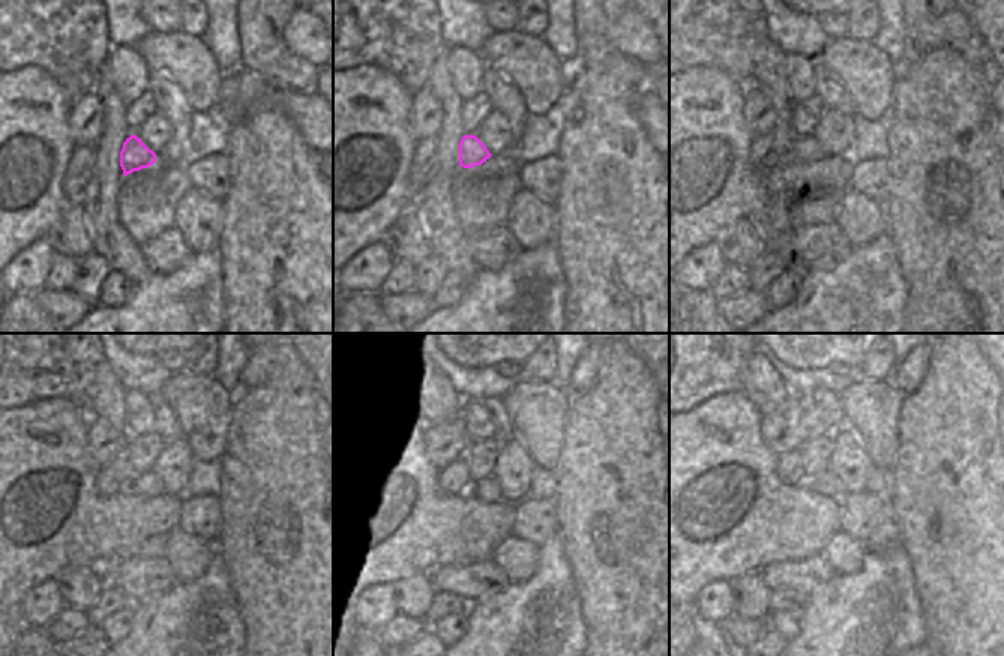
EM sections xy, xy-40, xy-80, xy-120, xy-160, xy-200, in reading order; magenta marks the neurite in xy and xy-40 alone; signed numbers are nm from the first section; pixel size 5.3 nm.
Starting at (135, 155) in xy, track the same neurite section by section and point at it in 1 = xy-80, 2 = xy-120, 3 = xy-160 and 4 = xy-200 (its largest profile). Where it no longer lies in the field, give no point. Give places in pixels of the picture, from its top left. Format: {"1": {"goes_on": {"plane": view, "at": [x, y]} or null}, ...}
{"1": {"goes_on": {"plane": "xy-80", "at": [806, 149]}}, "2": {"goes_on": {"plane": "xy-120", "at": [149, 485]}}, "3": {"goes_on": {"plane": "xy-160", "at": [486, 490]}}, "4": {"goes_on": {"plane": "xy-200", "at": [827, 484]}}}

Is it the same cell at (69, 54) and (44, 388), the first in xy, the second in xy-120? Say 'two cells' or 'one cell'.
one cell

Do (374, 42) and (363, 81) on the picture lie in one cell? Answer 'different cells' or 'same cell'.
different cells

